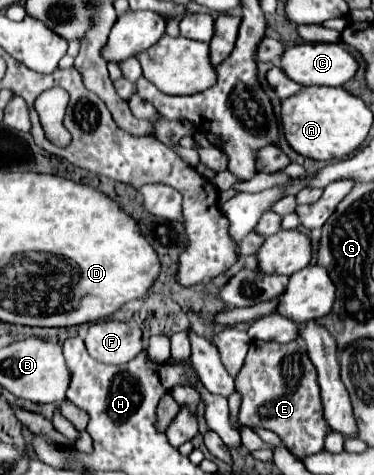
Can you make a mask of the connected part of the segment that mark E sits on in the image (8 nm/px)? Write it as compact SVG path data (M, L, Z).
M250 343L250 351L236 377L236 389L242 395L240 421L246 427L264 427L274 431L284 447L298 459L324 449L324 437L330 431L318 395L316 371L306 355L306 345L298 343Z

